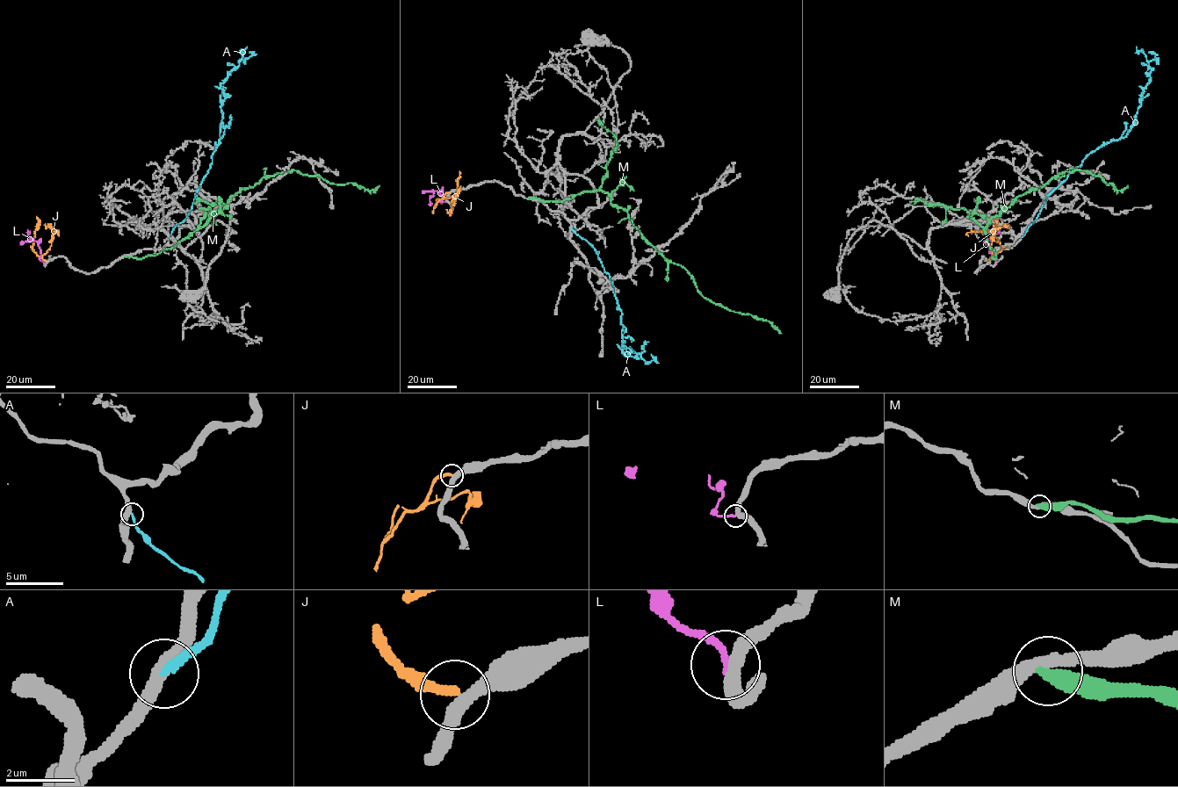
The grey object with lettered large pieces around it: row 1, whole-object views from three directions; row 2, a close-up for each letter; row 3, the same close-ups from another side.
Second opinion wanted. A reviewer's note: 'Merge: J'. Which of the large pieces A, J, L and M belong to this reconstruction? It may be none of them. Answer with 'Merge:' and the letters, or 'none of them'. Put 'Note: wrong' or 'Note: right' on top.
Note: wrong
Merge: none of them

